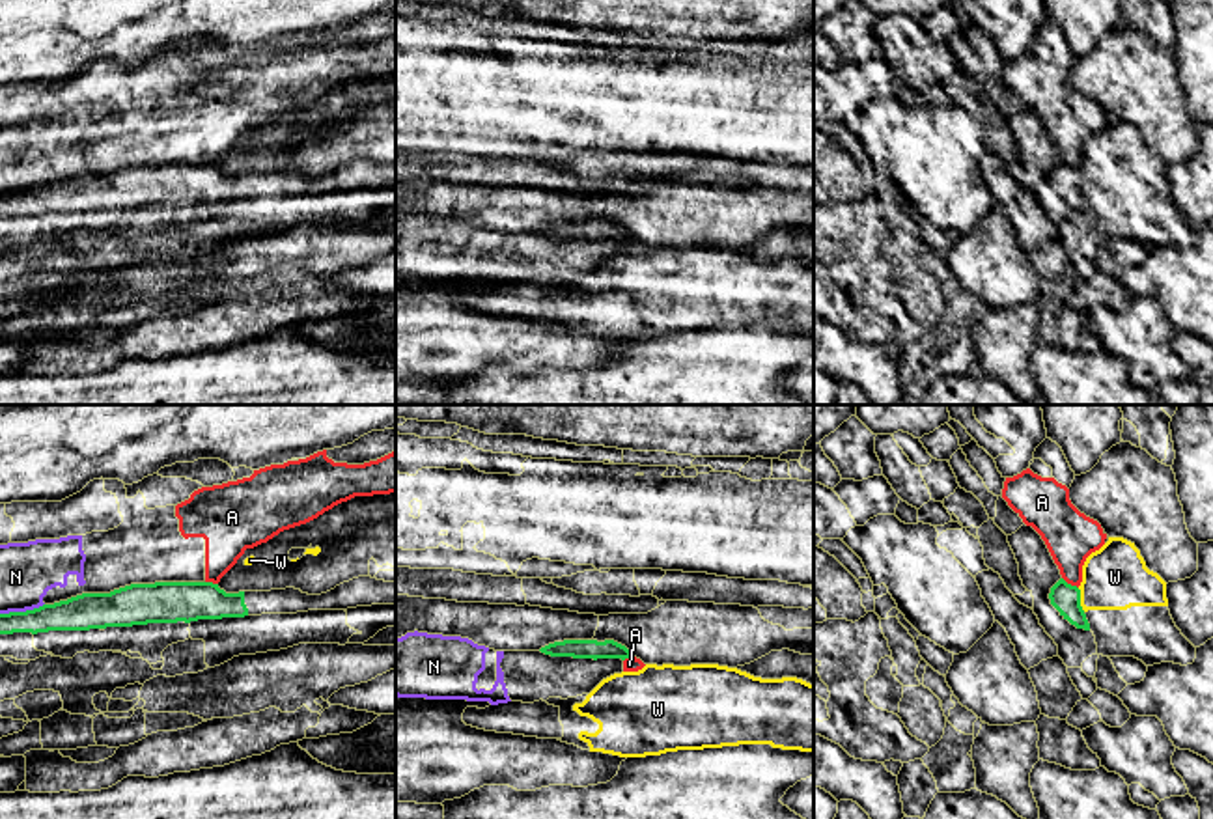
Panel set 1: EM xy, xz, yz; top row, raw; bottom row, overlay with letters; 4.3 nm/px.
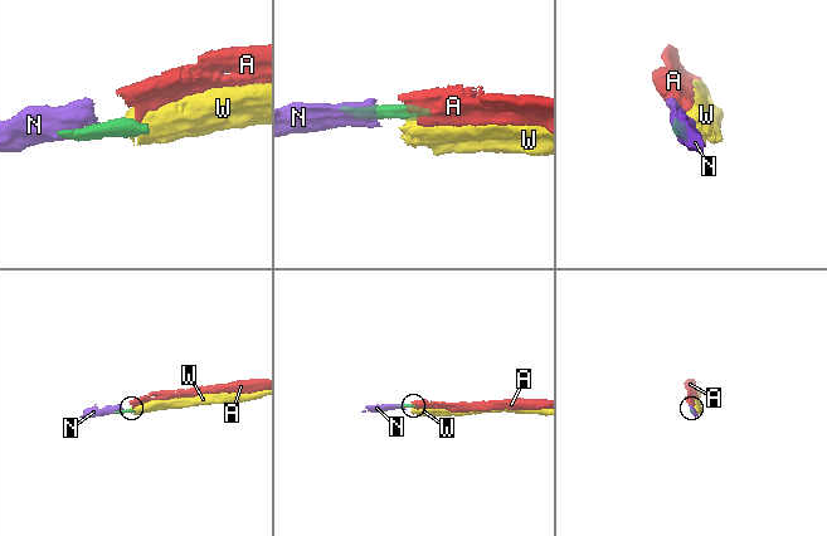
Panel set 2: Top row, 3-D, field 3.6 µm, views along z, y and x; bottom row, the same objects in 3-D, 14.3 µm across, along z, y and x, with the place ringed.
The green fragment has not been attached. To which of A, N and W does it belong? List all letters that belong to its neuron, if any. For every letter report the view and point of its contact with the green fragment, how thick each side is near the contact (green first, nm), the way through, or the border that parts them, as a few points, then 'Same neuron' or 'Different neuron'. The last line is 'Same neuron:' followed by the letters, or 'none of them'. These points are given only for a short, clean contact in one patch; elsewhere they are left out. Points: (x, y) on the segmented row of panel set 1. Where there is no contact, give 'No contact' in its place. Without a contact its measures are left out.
A: Touches green at yz (1070, 584). Thickness 120 nm (green) against 220 nm. Boundary: yz (1062, 577), (1077, 588). Different neuron
N: Touches green at xy (21, 612). Thickness 150 nm (green) against 240 nm. Different neuron
W: Touches green at yz (1079, 599). Thickness 120 nm (green) against 280 nm. Boundary: yz (1077, 588), (1085, 610). Different neuron
Same neuron: none of them

